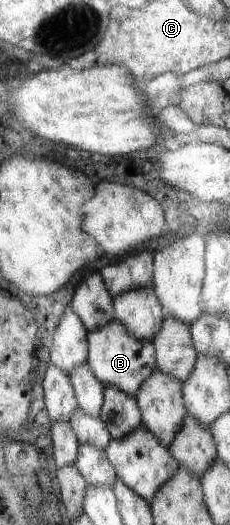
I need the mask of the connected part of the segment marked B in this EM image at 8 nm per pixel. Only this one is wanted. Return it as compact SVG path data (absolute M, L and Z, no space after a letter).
M116 318L105 326L89 330L88 339L88 360L105 384L118 384L124 391L136 396L159 369L155 342L137 338L127 325Z

